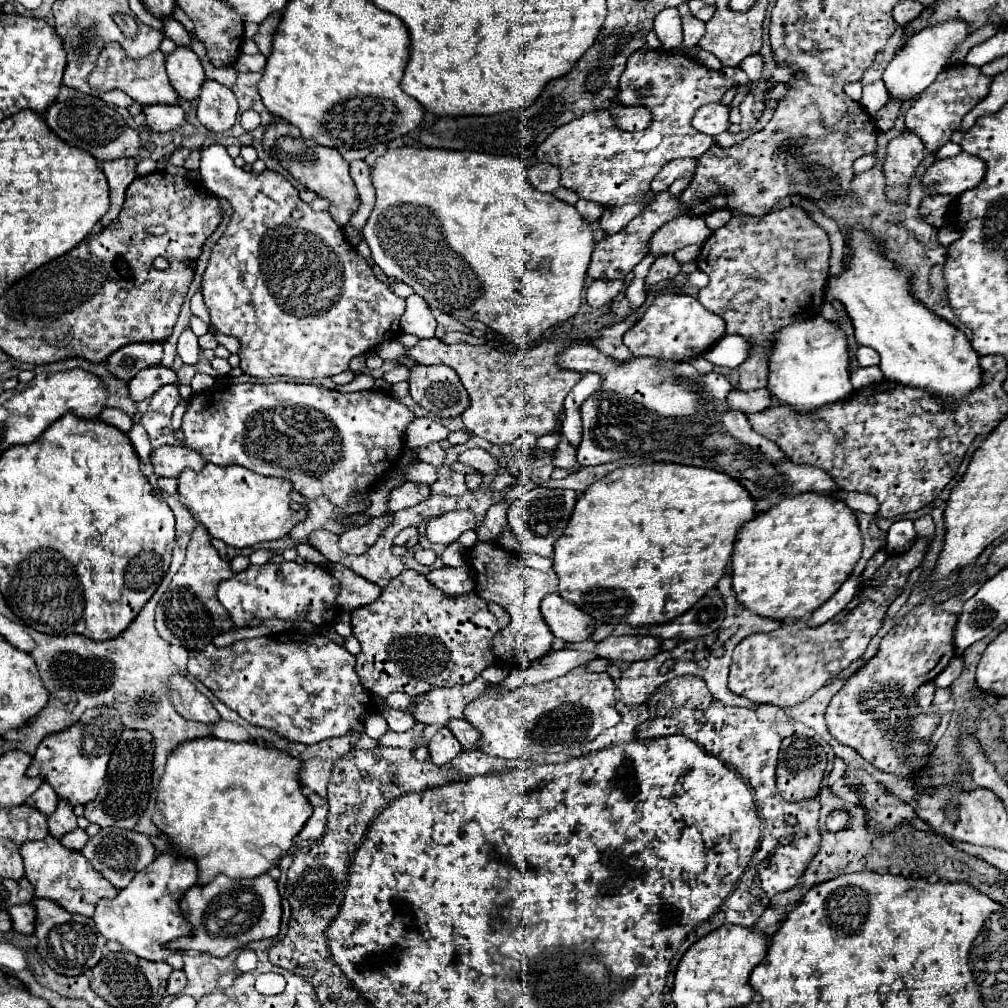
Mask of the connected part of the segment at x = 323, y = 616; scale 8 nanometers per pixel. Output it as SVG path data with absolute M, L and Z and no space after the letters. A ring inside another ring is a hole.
M280 562L280 564L262 564L248 566L248 570L234 574L230 580L224 580L218 588L218 600L230 612L234 628L244 628L252 620L308 620L316 626L328 624L336 618L338 606L338 580L318 566L318 564L296 564L296 562Z

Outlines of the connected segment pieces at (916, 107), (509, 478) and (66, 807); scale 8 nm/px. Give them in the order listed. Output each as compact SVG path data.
M956 64L946 66L938 78L914 98L912 108L906 112L906 128L912 130L926 146L928 152L936 152L942 144L946 144L952 132L960 126L962 118L988 94L988 84L992 82L990 76L984 76L980 68L970 64Z
M508 472L500 473L495 476L488 490L491 490L492 492L499 492L505 487L513 486L516 481L517 478Z
M60 800L56 812L48 816L50 836L54 836L56 840L60 840L64 836L64 832L72 832L74 828L76 828L74 810L72 810L72 806L66 800Z

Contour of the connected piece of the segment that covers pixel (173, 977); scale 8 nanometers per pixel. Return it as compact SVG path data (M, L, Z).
M172 970L172 974L168 976L168 986L166 986L166 992L170 996L176 996L180 994L180 990L186 986L186 976L182 970Z

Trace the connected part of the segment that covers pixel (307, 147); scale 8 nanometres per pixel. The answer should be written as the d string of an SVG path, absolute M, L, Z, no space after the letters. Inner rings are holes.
M288 122L270 124L264 134L264 150L270 154L270 158L276 164L284 164L284 168L292 174L294 180L306 186L306 190L312 190L318 198L326 198L330 202L330 216L336 224L346 226L350 216L358 210L358 192L354 188L354 182L348 174L348 162L340 156L334 148L318 146L314 140L306 140L300 136L298 128Z

